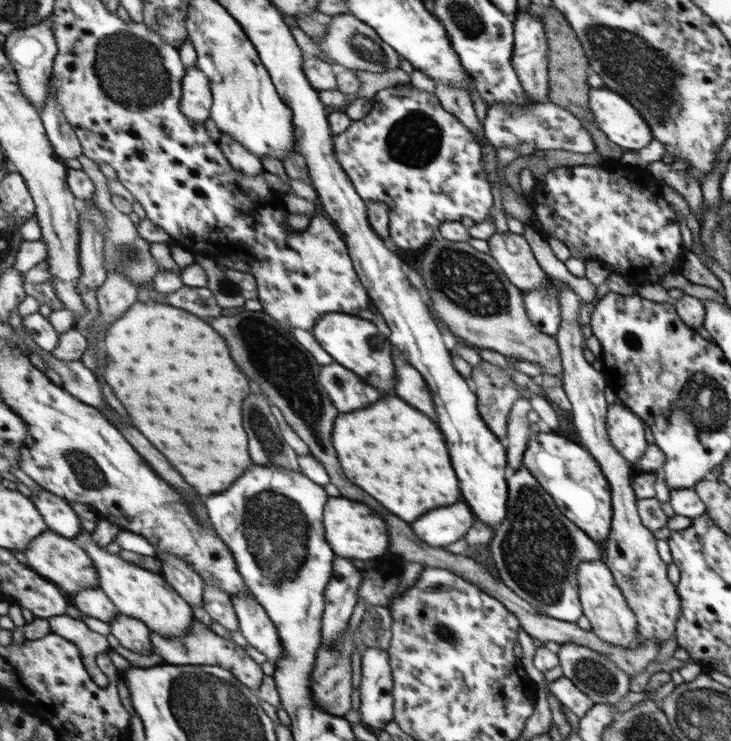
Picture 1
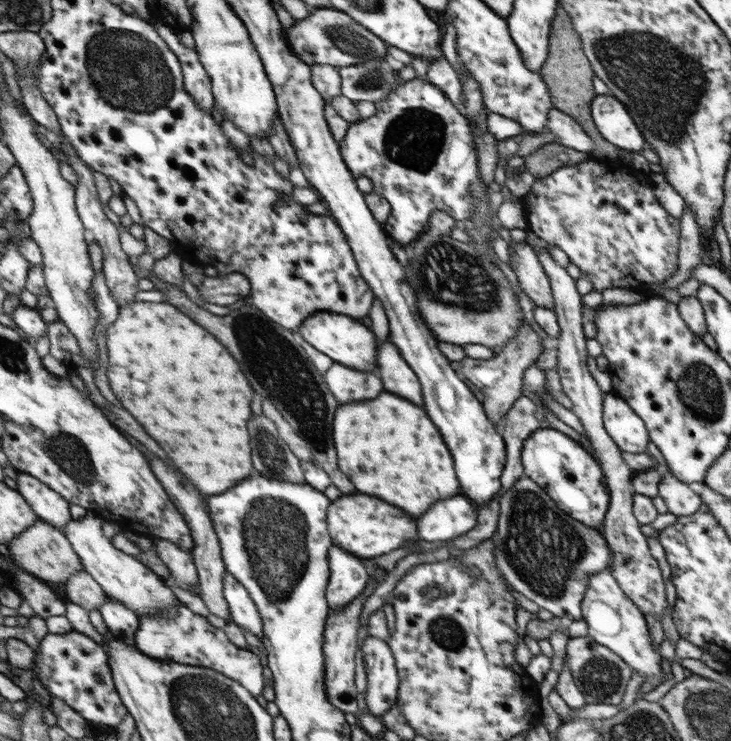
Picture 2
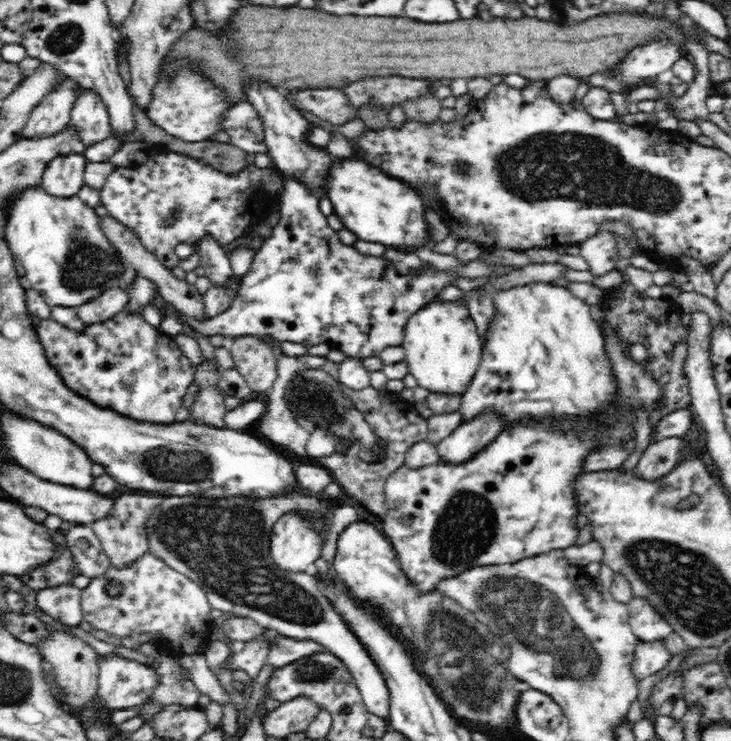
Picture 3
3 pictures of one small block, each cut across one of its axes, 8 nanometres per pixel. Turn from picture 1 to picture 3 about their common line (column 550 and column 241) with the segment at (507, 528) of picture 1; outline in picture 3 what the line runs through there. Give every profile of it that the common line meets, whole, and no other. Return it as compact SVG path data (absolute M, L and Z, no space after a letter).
M288 490L274 496L254 496L254 500L246 500L246 496L163 498L145 524L148 548L176 572L198 580L198 584L206 588L212 609L250 618L278 635L310 640L326 647L326 652L338 657L354 677L366 710L386 720L389 718L389 689L367 649L332 608L318 588L316 577L308 572L281 570L269 551L273 526L282 514L294 509L318 508L326 508L324 499Z

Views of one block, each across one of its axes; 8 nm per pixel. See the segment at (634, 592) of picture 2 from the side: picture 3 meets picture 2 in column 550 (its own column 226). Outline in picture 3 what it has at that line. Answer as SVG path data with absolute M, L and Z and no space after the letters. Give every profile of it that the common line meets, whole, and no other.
M202 238L196 242L195 253L200 257L200 263L206 271L206 278L211 280L211 286L226 286L226 280L233 276L231 261L224 247L213 238Z

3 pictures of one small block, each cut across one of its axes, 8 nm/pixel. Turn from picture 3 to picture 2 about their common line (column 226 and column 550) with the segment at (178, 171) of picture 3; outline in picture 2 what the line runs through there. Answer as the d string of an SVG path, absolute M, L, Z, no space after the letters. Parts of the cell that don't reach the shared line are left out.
M591 158L572 167L560 168L546 177L536 178L530 192L522 200L526 203L524 212L528 228L542 240L545 240L548 246L554 245L564 250L568 254L570 263L578 266L580 272L592 279L594 290L602 292L605 288L622 287L626 289L626 276L632 276L639 284L662 285L666 280L671 279L674 272L676 272L676 268L678 268L678 238L680 238L680 224L678 224L678 219L670 216L656 201L654 192L652 192L650 177L642 172L634 171L631 167L625 167L622 170L610 169L598 160Z

